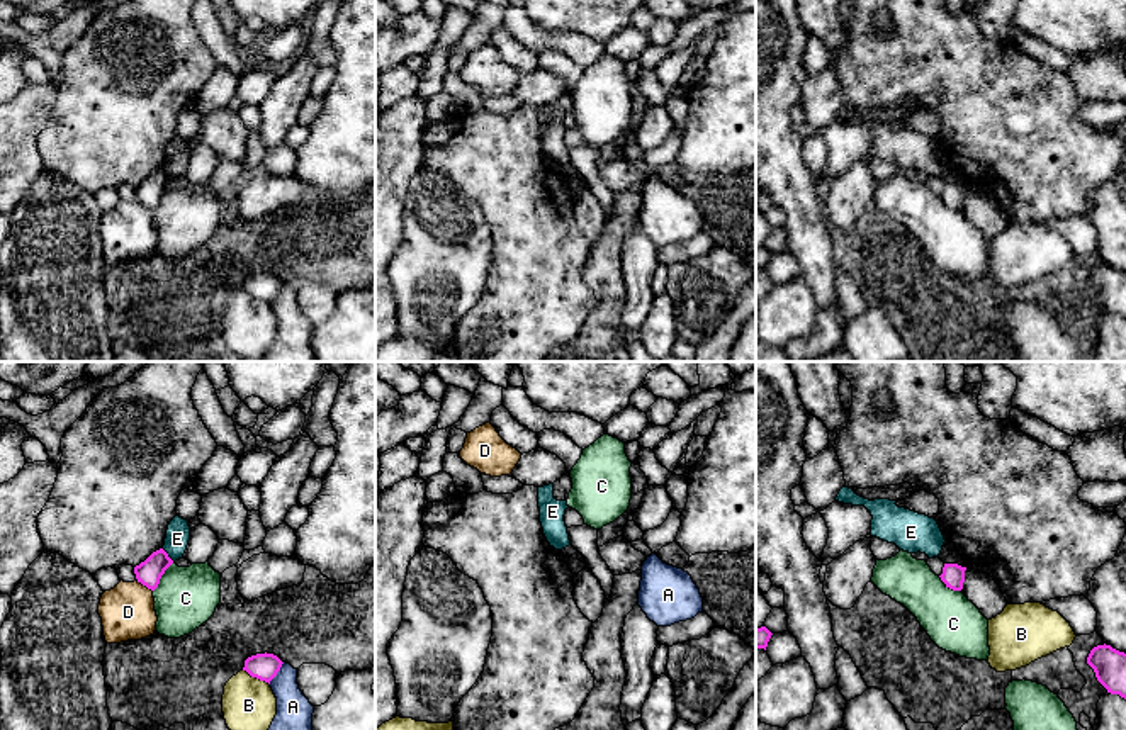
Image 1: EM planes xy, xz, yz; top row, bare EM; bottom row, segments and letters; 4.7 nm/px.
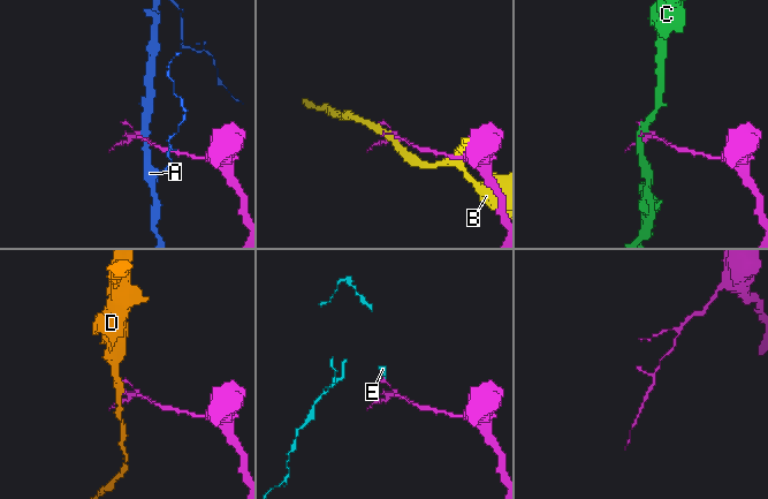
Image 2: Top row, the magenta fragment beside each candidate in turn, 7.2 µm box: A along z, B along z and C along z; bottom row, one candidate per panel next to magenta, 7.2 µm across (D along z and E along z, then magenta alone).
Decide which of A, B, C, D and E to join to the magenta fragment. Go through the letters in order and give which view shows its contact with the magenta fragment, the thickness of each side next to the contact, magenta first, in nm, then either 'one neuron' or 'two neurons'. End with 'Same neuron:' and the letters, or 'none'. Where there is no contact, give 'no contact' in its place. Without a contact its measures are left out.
A: xy | 130/180 nm | two neurons
B: xy | 130/260 nm | two neurons
C: xy | 120/300 nm | two neurons
D: xy | 120/260 nm | two neurons
E: xy | 120/110 nm | two neurons
Same neuron: none

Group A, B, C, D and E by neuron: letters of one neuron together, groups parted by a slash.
A / B / C / D / E

